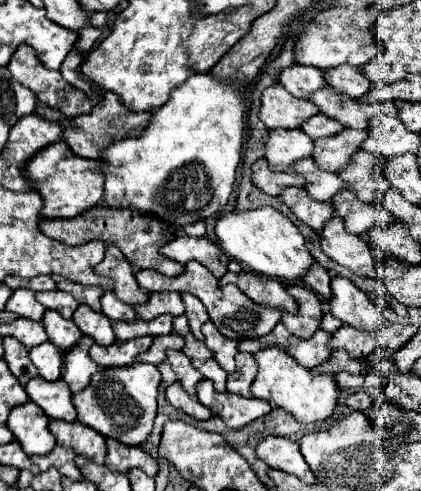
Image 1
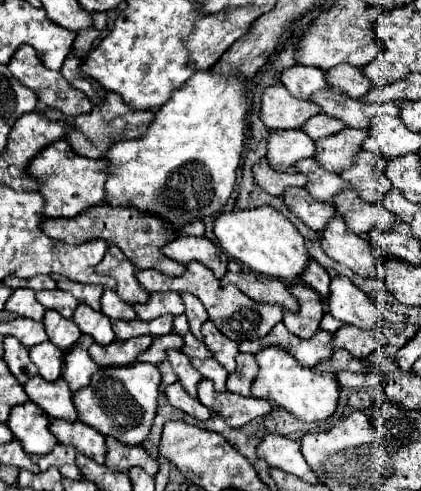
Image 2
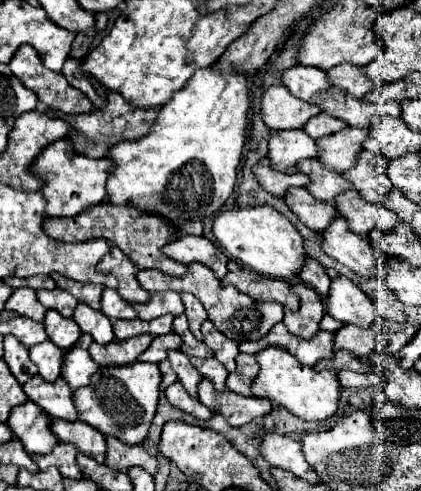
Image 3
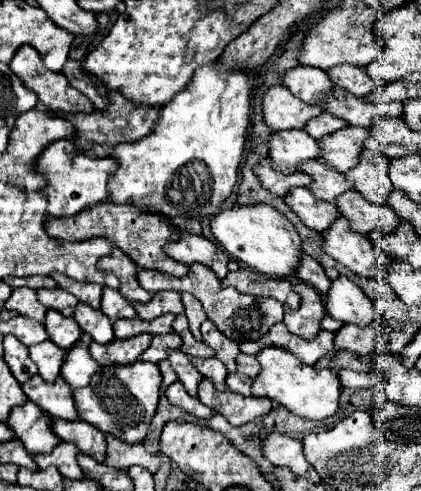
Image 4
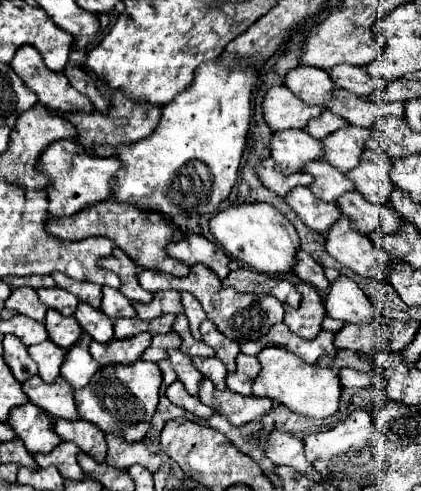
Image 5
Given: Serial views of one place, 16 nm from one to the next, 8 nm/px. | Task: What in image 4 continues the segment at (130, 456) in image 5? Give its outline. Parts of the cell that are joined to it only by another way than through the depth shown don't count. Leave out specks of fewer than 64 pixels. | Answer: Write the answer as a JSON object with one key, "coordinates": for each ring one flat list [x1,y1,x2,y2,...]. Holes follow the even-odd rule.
{"coordinates":[[106,436,106,442,108,442,108,454,106,454,106,462,110,468,116,468,116,470,128,470,130,466,142,466,146,468,150,474,154,474,160,466,160,458,158,456,152,456,144,444,126,444,122,442,120,438,116,436]]}

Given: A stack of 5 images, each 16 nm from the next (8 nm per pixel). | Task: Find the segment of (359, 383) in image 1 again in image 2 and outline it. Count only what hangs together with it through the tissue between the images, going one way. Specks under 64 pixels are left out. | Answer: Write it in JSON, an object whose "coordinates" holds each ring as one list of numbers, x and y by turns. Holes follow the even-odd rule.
{"coordinates":[[338,372,336,380,340,388,364,388,366,386,366,374,352,374,352,372]]}

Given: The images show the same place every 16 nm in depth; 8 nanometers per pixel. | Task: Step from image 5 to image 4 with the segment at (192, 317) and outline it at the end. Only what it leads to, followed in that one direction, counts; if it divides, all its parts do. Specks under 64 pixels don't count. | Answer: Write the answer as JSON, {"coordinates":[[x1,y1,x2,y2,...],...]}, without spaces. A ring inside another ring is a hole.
{"coordinates":[[188,292,182,294,182,302,184,302,184,308,186,308,186,316,188,316,188,322,190,322,190,332,194,334,196,340,202,340,202,334,200,334,200,324,206,320,206,312,202,308,202,304]]}

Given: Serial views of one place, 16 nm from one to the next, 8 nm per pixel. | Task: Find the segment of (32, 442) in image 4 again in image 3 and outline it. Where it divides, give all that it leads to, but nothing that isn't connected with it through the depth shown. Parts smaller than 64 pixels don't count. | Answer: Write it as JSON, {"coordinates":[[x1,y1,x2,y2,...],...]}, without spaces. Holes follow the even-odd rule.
{"coordinates":[[34,402,12,408,6,424,28,454,48,454,58,444,50,430,50,418]]}

